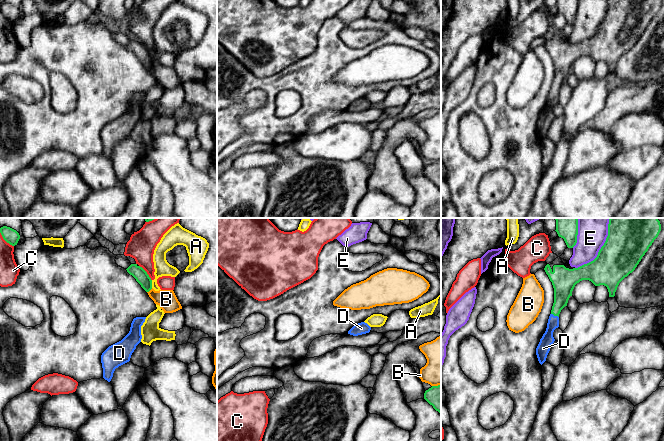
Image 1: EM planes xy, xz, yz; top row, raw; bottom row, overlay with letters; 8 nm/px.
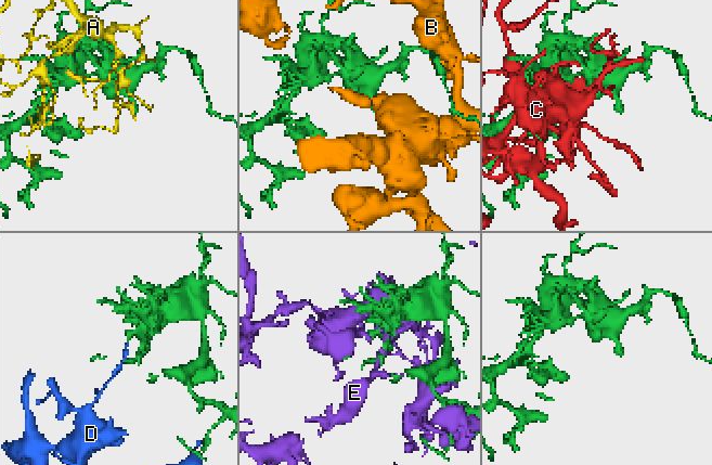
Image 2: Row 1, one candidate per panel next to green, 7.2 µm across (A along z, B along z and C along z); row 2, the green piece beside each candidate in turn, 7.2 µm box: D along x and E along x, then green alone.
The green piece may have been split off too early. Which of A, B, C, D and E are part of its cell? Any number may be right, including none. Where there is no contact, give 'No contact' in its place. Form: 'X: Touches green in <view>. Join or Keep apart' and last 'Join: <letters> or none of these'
A: Touches green in xy. Keep apart
B: Touches green in xy. Keep apart
C: Touches green in xy. Keep apart
D: Touches green in yz. Join
E: Touches green in yz. Keep apart
Join: D

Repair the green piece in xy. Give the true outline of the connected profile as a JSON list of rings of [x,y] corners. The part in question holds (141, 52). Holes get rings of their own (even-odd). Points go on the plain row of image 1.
[[[131,40],[126,46],[136,55],[146,68],[152,65],[152,56],[142,43],[137,40]]]

